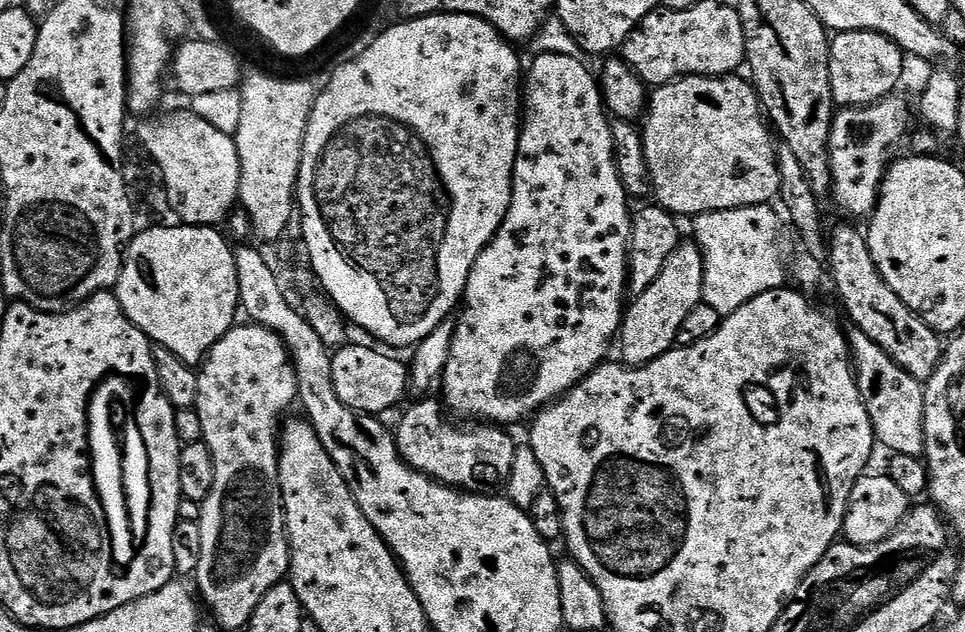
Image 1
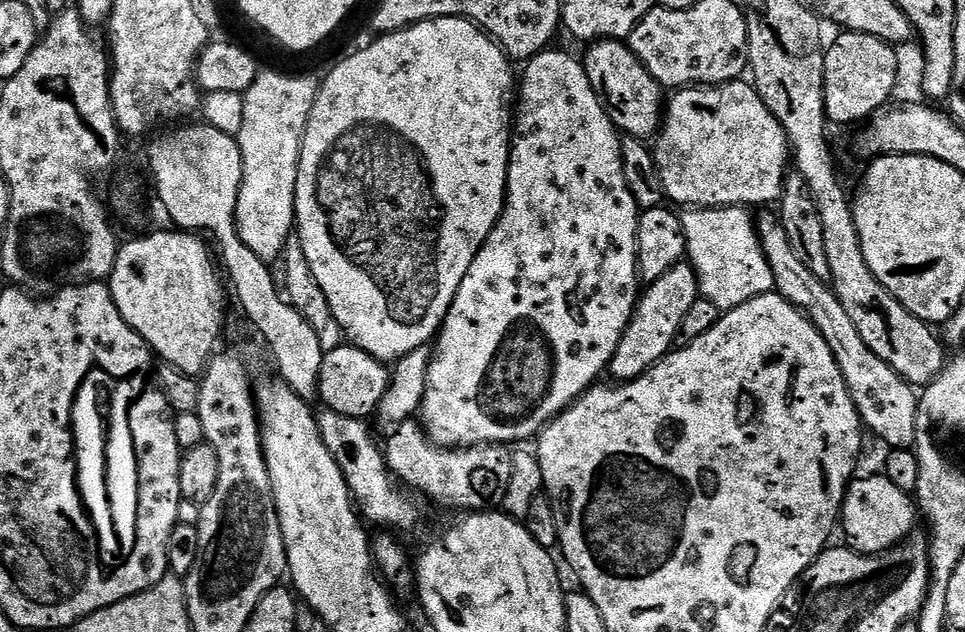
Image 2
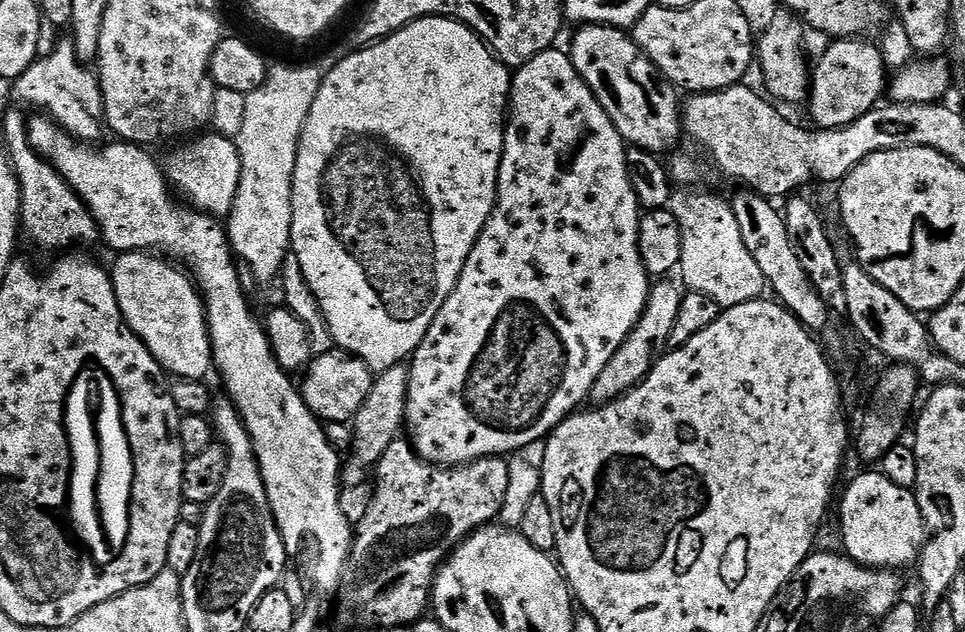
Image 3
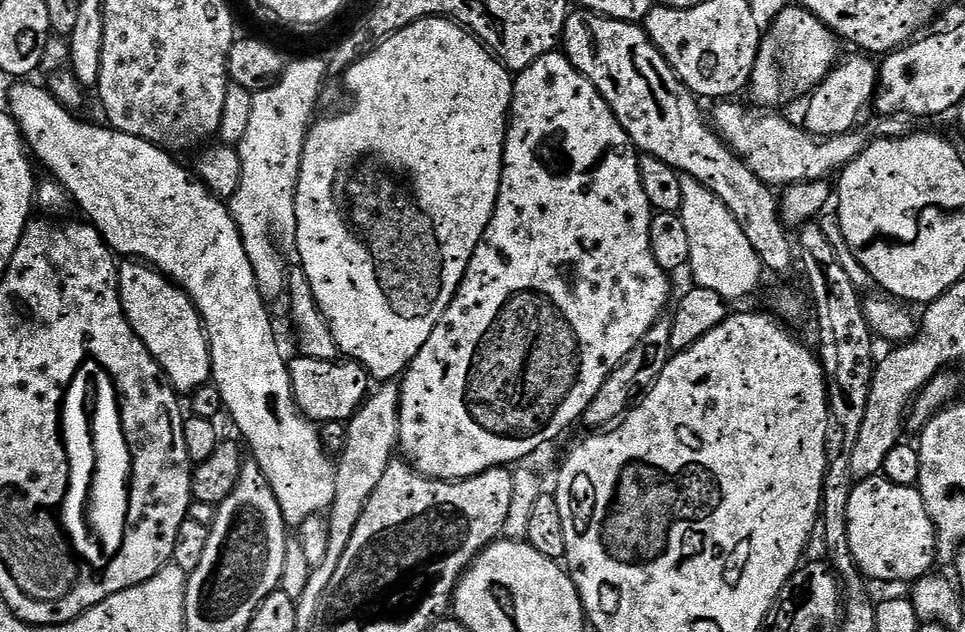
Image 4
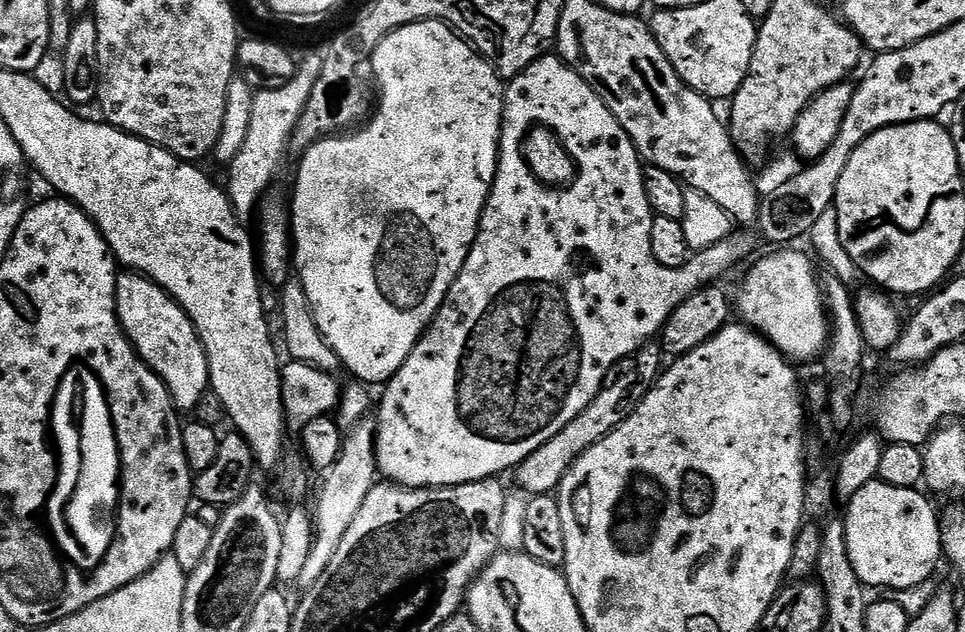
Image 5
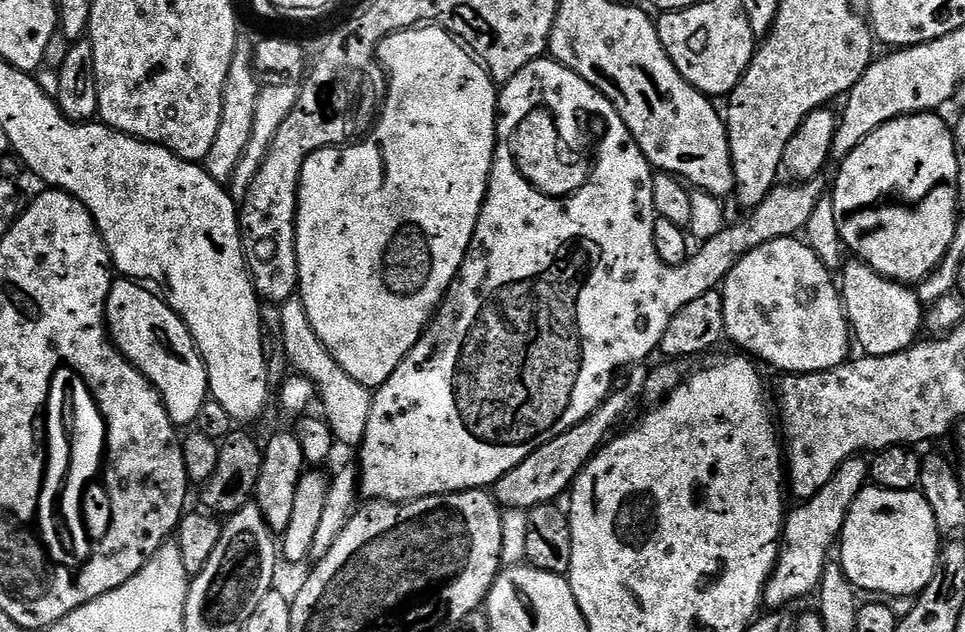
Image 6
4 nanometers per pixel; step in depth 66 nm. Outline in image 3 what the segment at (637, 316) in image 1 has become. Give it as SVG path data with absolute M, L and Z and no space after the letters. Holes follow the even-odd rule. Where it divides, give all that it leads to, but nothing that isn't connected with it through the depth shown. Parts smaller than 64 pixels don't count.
M656 282L651 285L648 301L644 307L644 313L640 315L640 321L636 323L634 330L630 330L626 342L618 346L614 358L606 362L606 370L598 374L590 393L593 405L613 404L627 392L632 391L646 379L657 360L664 355L668 348L668 339L674 330L674 322L678 322L678 314L684 301L684 292L679 287L676 289L674 285L664 283L668 282Z

